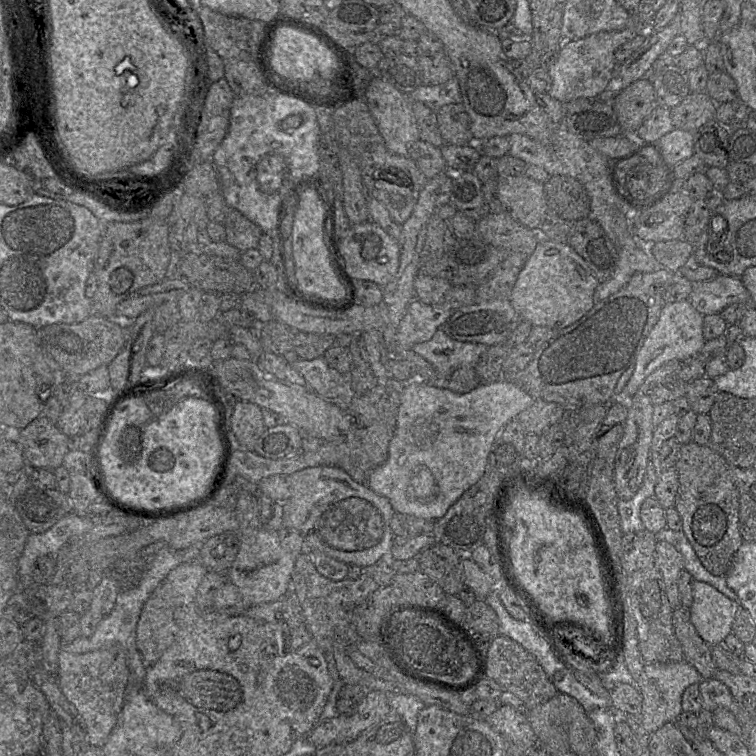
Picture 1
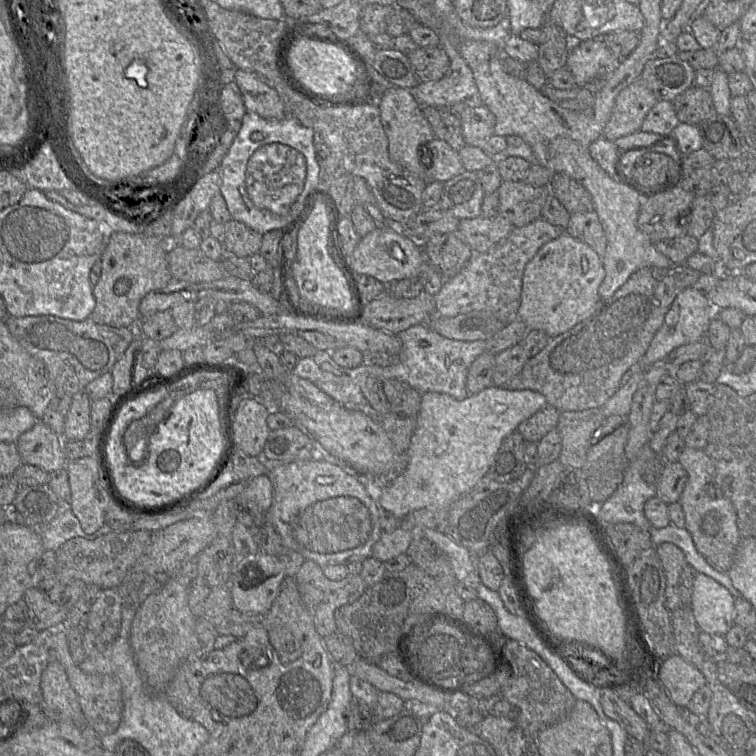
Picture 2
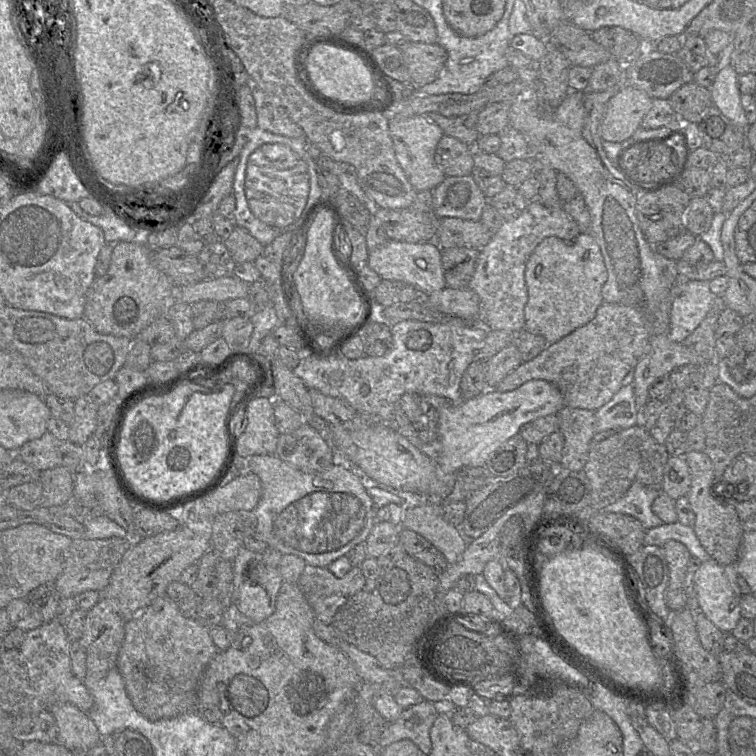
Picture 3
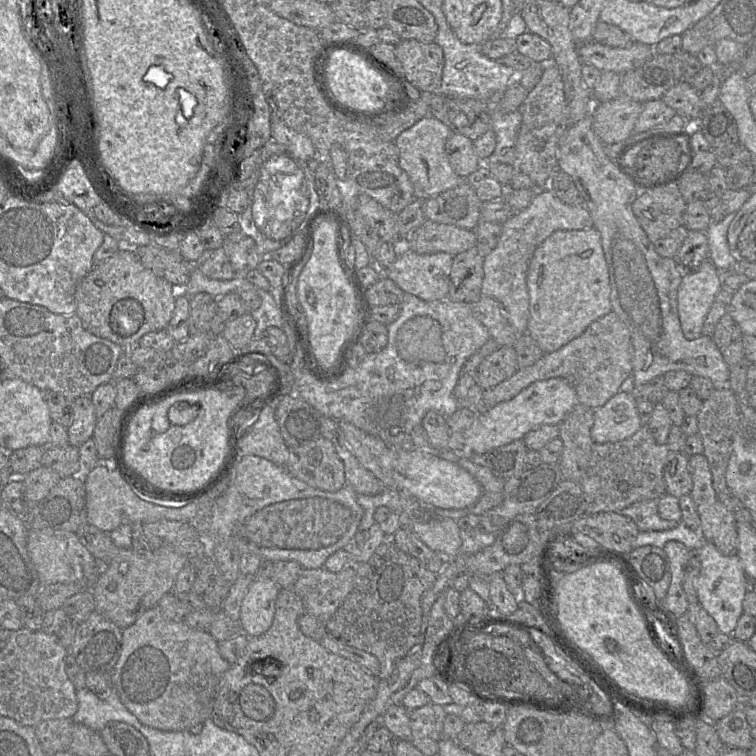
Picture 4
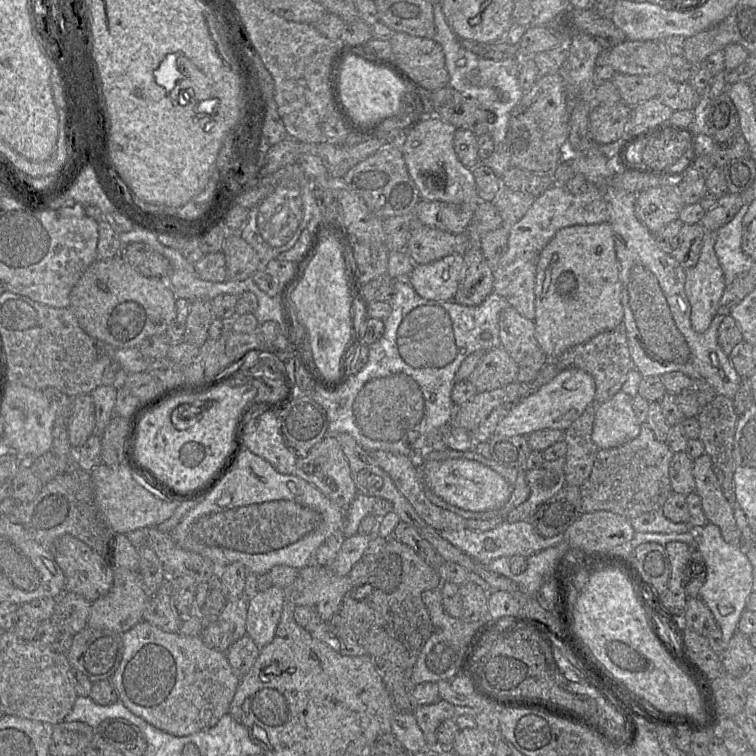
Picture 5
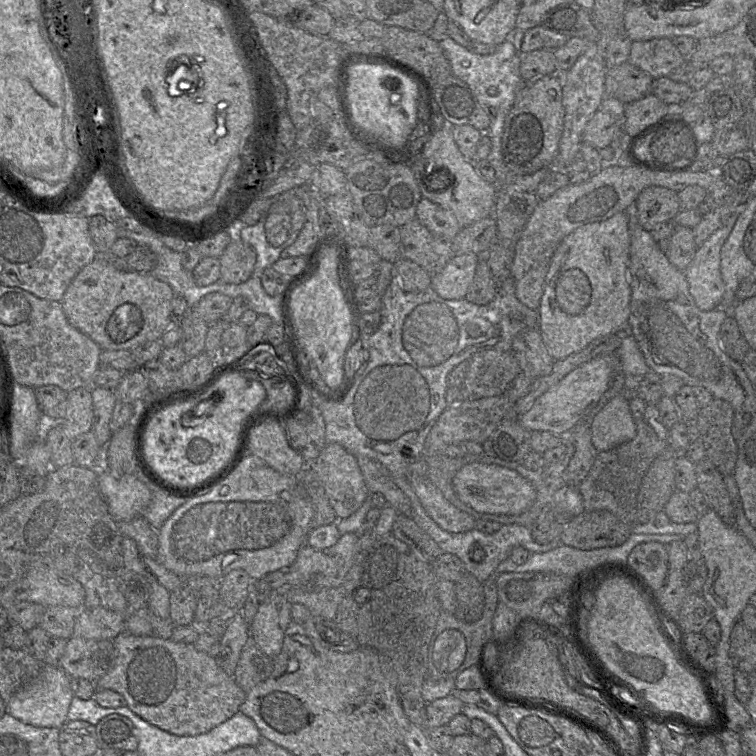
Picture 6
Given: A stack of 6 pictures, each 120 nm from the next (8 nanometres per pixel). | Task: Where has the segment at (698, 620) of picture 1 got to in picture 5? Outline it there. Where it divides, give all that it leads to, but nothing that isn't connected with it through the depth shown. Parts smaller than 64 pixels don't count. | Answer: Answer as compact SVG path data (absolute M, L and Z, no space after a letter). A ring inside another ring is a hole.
M707 522L700 530L695 530L698 547L705 562L706 575L699 591L699 598L712 612L717 626L722 632L724 650L737 631L740 616L746 610L746 602L753 591L753 567L746 551L741 546L728 544L723 539L720 529Z

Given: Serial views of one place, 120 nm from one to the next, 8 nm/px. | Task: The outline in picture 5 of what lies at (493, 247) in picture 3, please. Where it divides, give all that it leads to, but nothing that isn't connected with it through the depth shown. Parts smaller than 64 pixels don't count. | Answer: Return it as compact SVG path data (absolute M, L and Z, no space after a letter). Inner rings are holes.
M554 184L542 195L535 198L534 203L524 216L515 223L508 233L508 248L506 253L499 260L496 268L493 270L493 291L505 298L509 305L515 308L522 316L527 319L535 319L535 279L538 258L547 244L555 234L566 227L576 225L592 225L608 223L609 210L604 199L603 193L599 188L590 186L590 189L580 195L571 194L565 186Z

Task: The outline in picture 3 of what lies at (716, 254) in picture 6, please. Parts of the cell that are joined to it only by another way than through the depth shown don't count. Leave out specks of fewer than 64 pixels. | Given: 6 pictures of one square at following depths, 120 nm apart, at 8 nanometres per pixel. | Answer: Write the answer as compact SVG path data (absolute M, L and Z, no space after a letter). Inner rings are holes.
M691 280L673 287L673 301L670 312L669 338L683 343L706 318L713 307L715 296L709 288L709 281Z

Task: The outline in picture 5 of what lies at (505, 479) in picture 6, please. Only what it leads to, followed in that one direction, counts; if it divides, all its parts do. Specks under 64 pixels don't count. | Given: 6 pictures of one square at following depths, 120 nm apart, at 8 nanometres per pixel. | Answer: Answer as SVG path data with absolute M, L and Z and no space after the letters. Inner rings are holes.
M466 458L424 460L421 471L426 486L447 503L466 511L499 510L510 499L513 486L503 476L477 461Z

